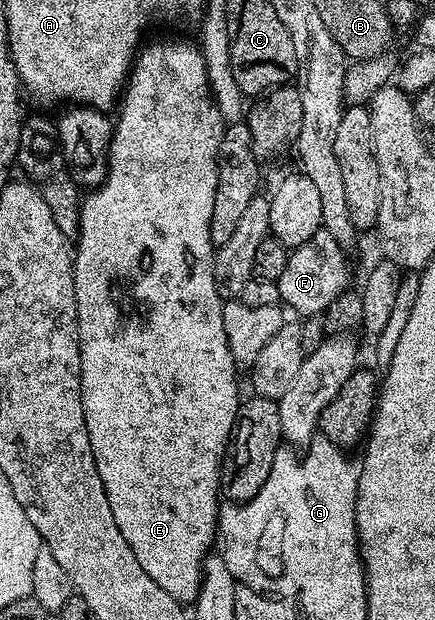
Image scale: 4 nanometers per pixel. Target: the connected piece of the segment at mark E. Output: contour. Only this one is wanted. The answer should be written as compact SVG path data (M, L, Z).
M164 38L161 42L152 42L143 47L136 55L136 61L132 67L132 73L128 76L128 85L119 103L120 119L117 117L114 122L112 132L112 148L108 156L108 176L101 186L95 187L92 194L83 199L80 207L80 232L78 241L74 246L74 261L72 271L74 272L74 296L76 297L76 327L80 333L80 391L82 392L82 408L86 416L86 432L90 436L90 448L94 452L94 464L98 476L102 476L102 488L106 488L106 500L110 500L110 512L114 512L114 524L118 524L118 532L130 544L138 564L142 564L142 572L158 584L158 588L166 588L174 600L181 604L195 603L200 582L204 579L204 560L213 549L212 541L215 543L218 538L218 519L220 507L222 505L222 495L220 492L220 461L224 459L224 451L228 449L228 440L232 437L232 429L236 427L236 414L240 410L242 393L240 394L240 382L236 379L238 367L234 356L230 352L230 344L226 340L226 324L224 323L224 302L220 289L216 287L216 277L214 276L214 260L216 252L210 240L210 216L214 212L214 192L218 188L218 172L216 171L216 157L220 142L224 139L224 127L226 125L224 117L218 112L218 108L212 99L212 89L208 86L208 72L206 70L206 60L204 52L195 41L187 42L184 38Z

